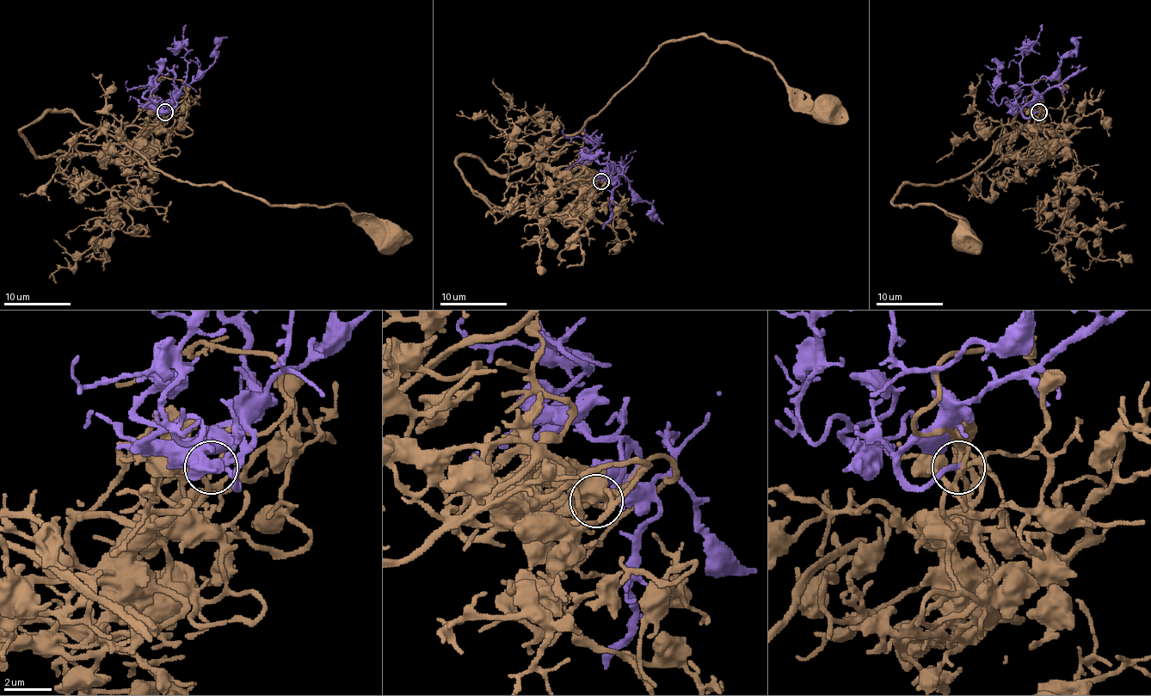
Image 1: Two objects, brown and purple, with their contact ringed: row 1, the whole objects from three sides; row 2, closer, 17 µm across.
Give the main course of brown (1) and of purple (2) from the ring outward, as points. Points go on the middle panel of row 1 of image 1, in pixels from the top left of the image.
1: (600, 181), (583, 171), (520, 203), (513, 183), (666, 43), (735, 43), (827, 108)
2: (600, 181), (607, 163), (612, 176), (620, 175), (629, 181), (652, 205), (654, 218), (664, 224)

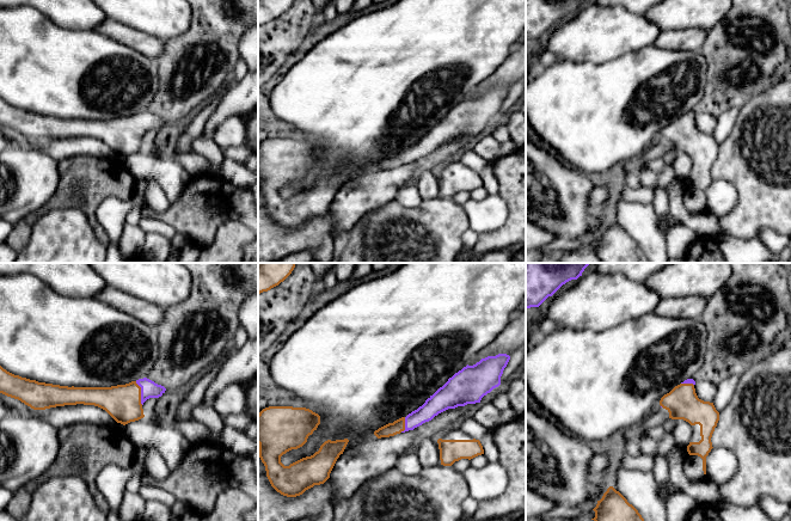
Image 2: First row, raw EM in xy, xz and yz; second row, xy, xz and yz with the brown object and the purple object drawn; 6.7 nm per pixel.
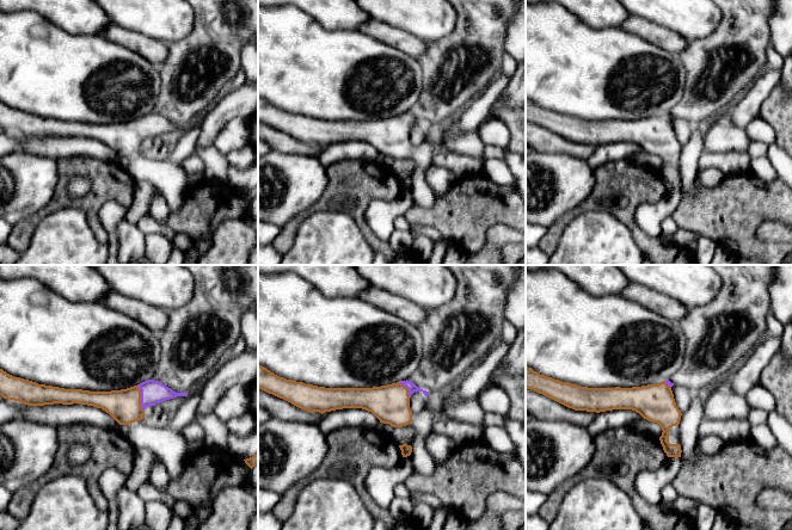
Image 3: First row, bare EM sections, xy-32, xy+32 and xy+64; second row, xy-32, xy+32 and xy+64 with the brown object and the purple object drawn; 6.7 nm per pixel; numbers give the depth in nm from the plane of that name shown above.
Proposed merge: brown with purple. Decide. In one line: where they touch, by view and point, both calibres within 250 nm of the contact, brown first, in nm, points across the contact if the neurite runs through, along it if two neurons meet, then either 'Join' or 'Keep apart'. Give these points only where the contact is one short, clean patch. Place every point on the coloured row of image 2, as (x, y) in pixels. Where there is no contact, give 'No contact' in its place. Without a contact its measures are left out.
Touches brown at xy (140, 393). Thickness 240 nm (brown) against 110 nm. Join

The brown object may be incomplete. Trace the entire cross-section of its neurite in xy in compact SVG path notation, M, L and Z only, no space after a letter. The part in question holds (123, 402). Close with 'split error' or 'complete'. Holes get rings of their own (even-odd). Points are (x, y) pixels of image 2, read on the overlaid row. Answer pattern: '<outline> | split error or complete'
M0 366L0 393L18 399L33 410L94 405L123 425L143 418L143 403L161 397L165 391L164 386L147 378L111 387L60 386L14 375Z | split error

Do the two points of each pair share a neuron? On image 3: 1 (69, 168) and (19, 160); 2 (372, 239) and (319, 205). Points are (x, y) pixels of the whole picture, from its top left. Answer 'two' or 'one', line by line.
1: two
2: one

